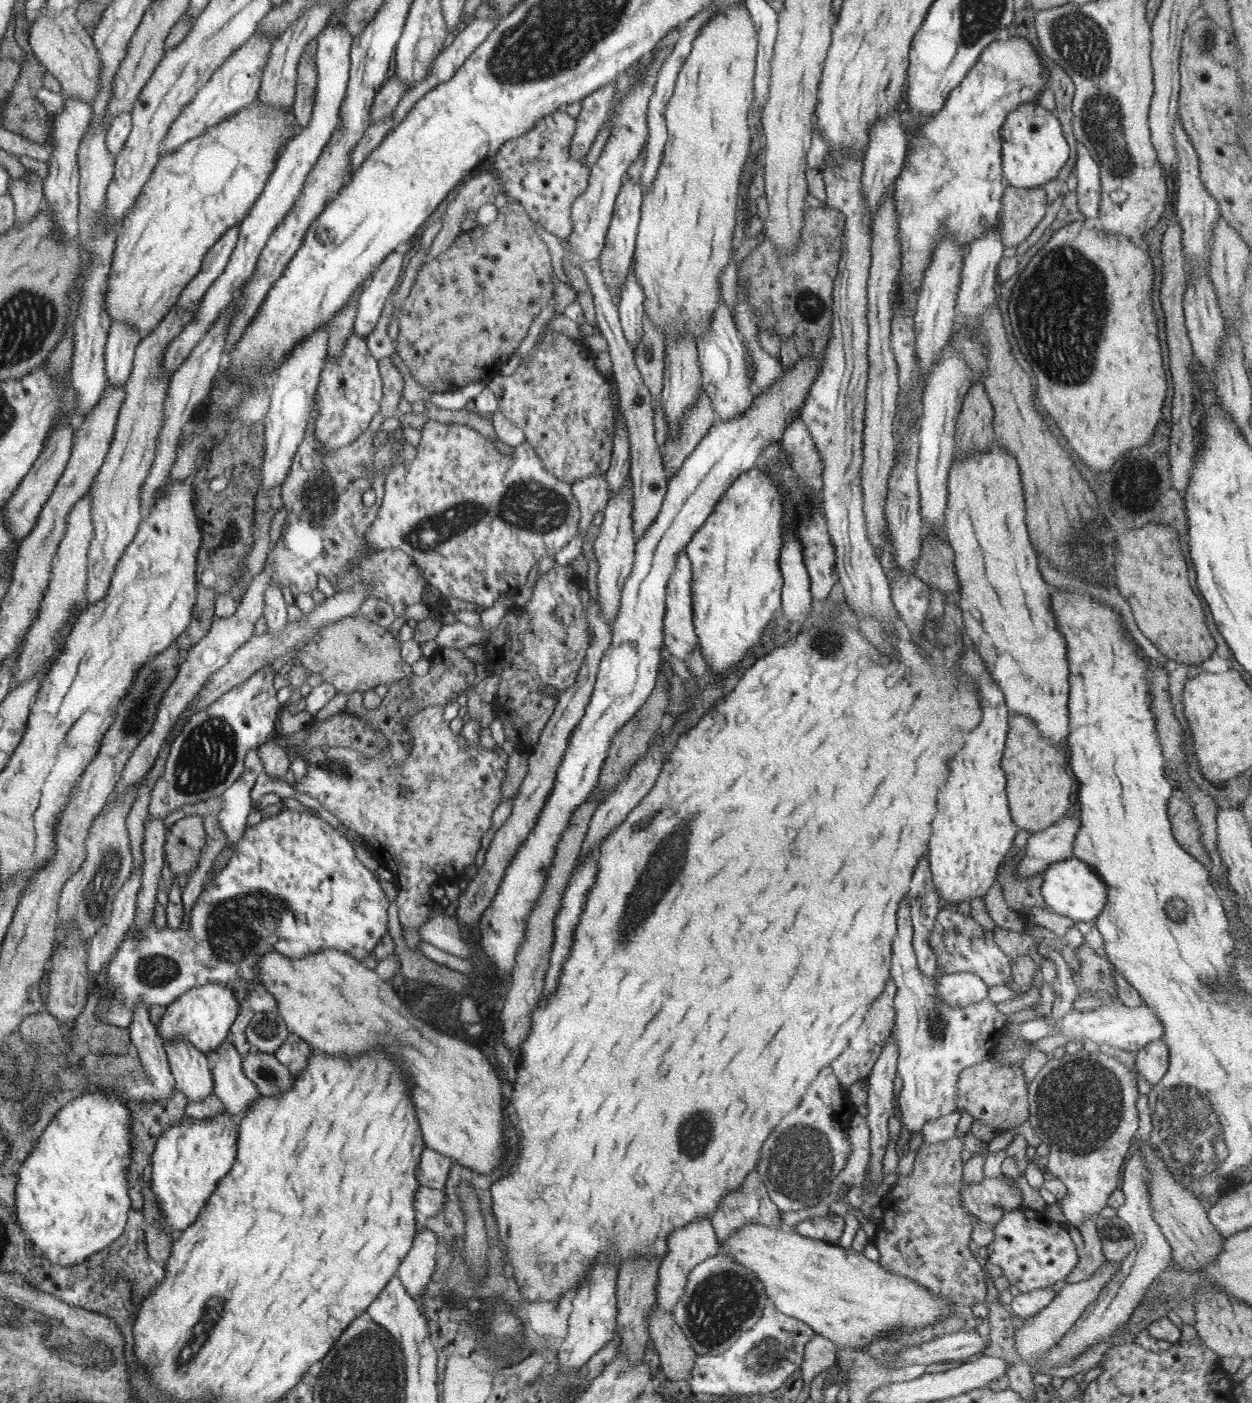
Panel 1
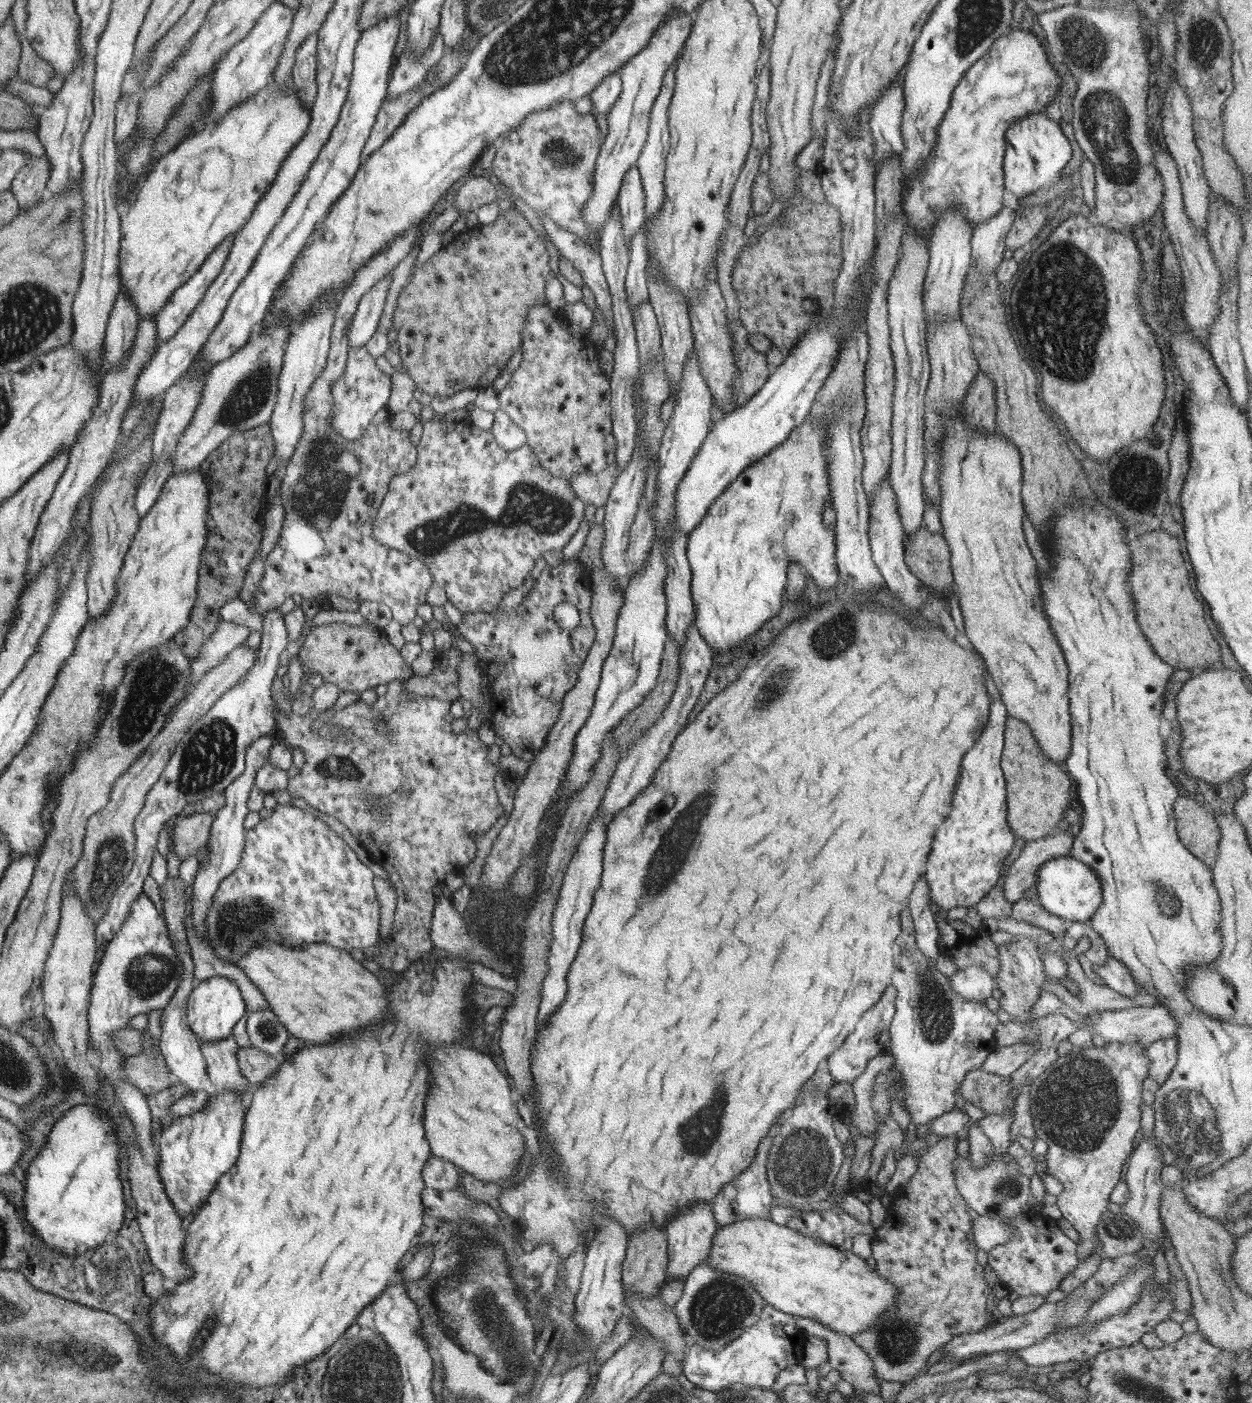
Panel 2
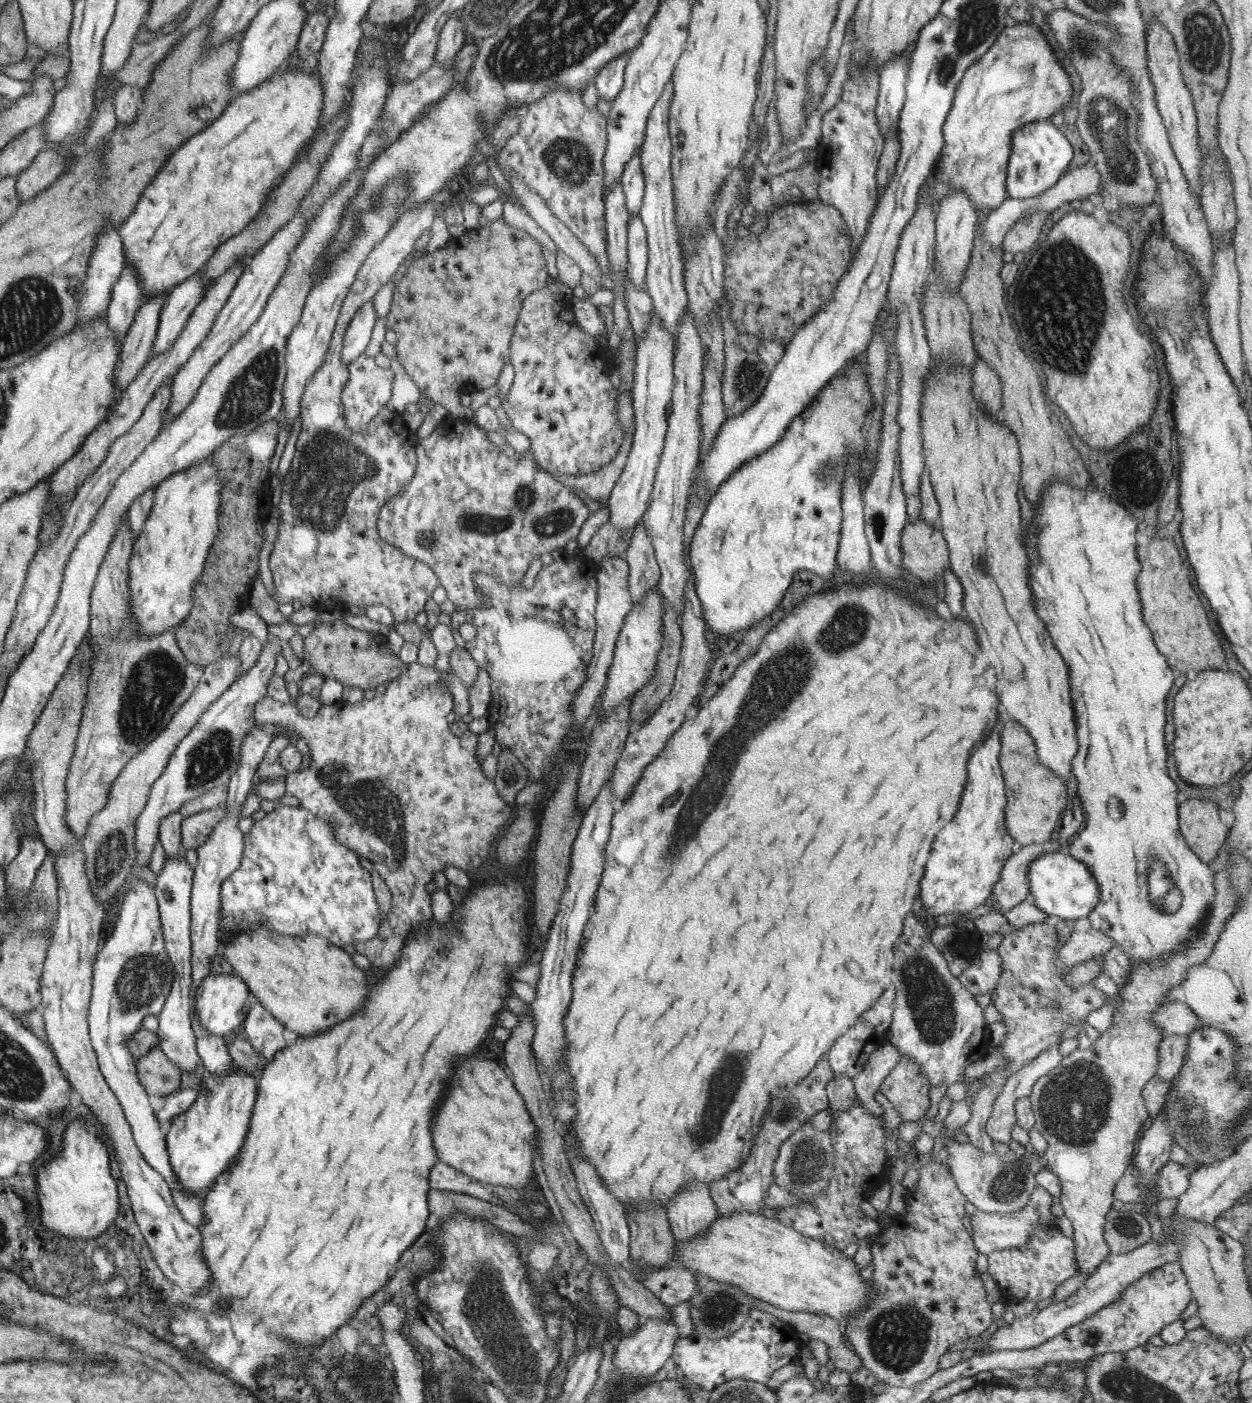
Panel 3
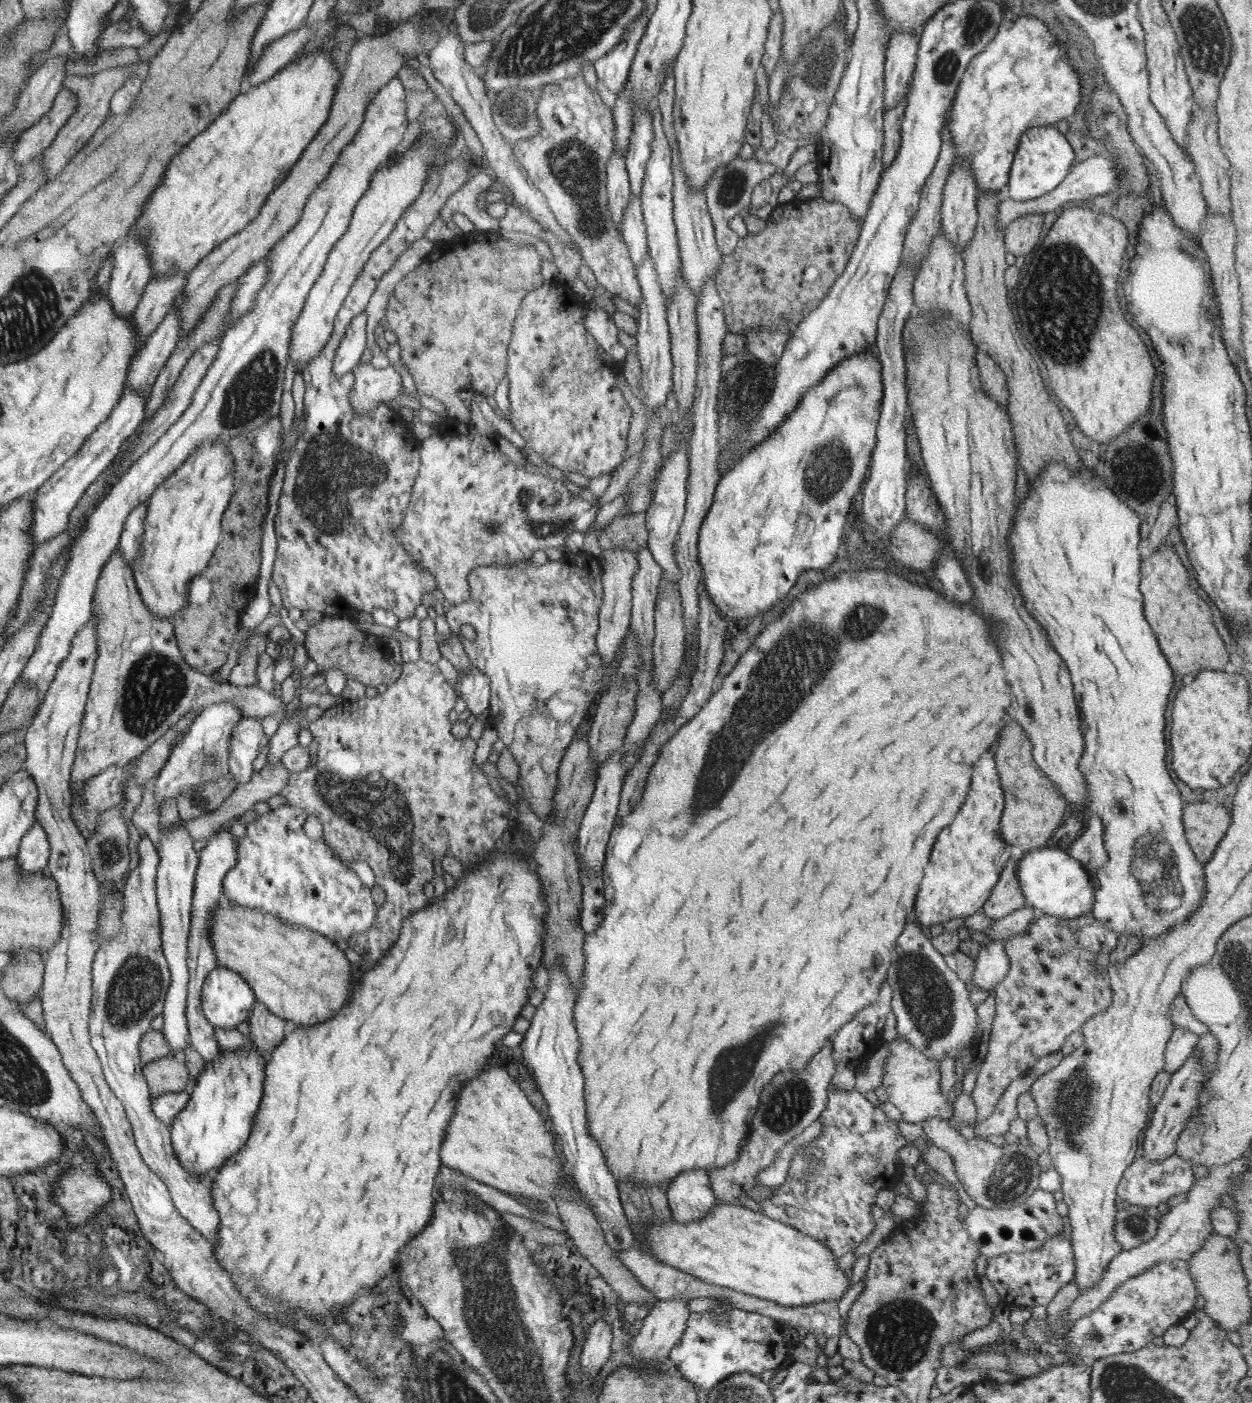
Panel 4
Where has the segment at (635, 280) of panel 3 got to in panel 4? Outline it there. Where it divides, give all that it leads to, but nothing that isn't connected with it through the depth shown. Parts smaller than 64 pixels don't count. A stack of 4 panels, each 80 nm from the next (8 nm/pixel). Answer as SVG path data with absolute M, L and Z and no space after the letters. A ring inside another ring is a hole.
M630 195L620 222L620 237L627 247L634 269L646 256L646 232L640 204L639 195Z

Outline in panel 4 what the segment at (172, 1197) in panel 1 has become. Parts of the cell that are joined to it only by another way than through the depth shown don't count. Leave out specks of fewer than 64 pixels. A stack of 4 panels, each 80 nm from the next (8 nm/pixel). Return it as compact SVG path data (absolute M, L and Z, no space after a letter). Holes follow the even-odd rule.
M253 1043L239 1051L221 1051L215 1060L205 1062L204 1069L192 1082L189 1089L189 1100L184 1104L183 1110L175 1115L169 1125L171 1143L176 1159L181 1169L189 1176L202 1181L210 1179L219 1168L228 1160L229 1156L236 1154L252 1130L252 1120L255 1118L257 1107L264 1096L264 1064L267 1059L259 1055Z

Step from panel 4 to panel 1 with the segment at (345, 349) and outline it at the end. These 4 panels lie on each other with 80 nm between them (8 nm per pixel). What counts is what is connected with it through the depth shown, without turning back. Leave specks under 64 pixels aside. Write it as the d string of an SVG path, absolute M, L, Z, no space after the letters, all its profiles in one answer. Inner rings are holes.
M406 246L399 247L386 255L381 264L378 264L379 267L373 276L368 279L367 284L357 293L352 331L355 336L363 339L369 336L376 327L389 292L401 274L403 258L405 258L407 249Z

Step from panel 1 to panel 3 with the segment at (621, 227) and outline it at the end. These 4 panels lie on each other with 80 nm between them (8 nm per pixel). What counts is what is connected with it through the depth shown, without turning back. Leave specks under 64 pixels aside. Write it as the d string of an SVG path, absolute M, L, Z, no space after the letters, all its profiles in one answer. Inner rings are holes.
M640 148L634 152L631 160L624 164L624 169L618 180L621 181L621 189L623 189L623 197L625 198L625 210L628 219L638 215L639 207L643 197L643 177L640 165Z

